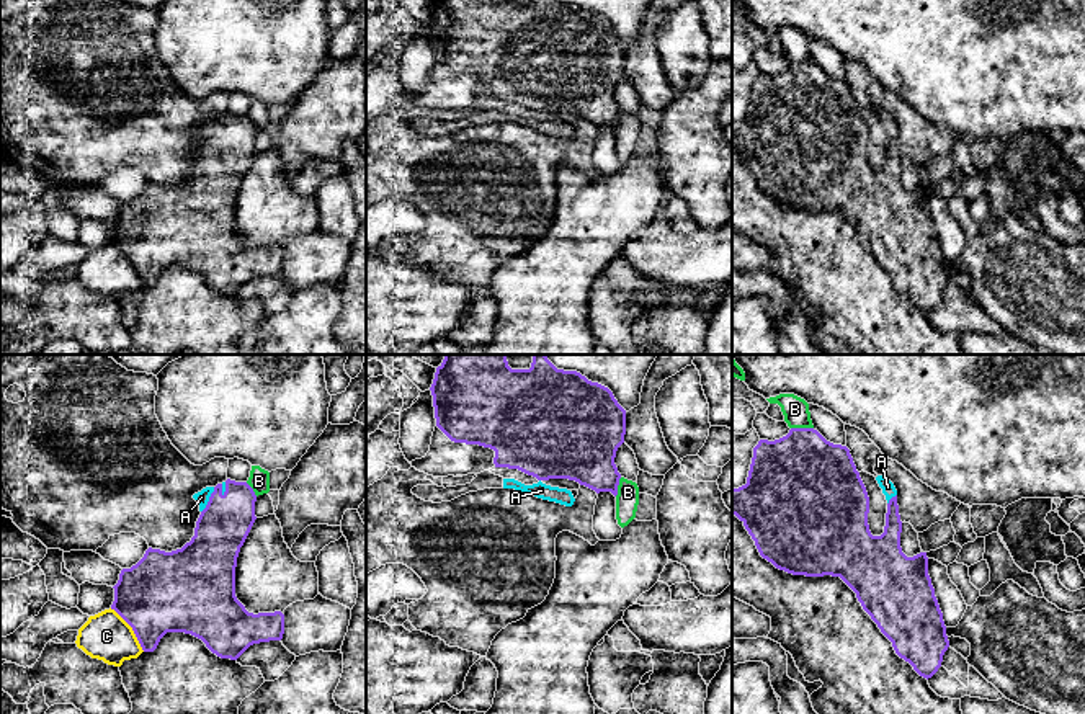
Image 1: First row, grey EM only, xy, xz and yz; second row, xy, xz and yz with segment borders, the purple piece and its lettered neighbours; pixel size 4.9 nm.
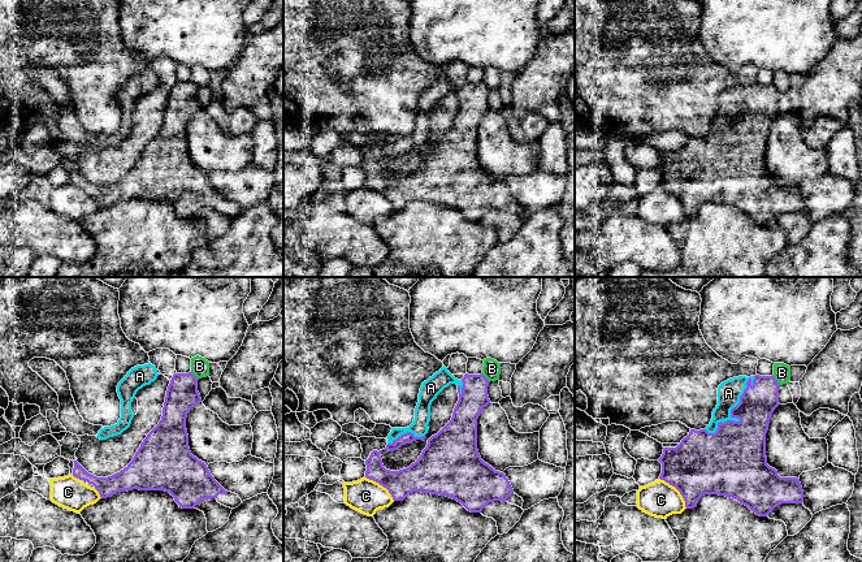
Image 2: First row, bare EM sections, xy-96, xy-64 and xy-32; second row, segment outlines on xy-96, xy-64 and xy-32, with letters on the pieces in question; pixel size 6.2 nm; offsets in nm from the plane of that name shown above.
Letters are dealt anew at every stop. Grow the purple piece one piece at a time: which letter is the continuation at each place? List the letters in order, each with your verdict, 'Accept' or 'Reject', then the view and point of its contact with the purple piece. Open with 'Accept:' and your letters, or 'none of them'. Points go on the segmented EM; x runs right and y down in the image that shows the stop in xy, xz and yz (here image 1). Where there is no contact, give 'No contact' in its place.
Accept: A
A: Accept. Touches purple at xy (209, 500)
B: Reject. Touches purple at yz (803, 428)
C: Reject. Touches purple at xy (133, 629)

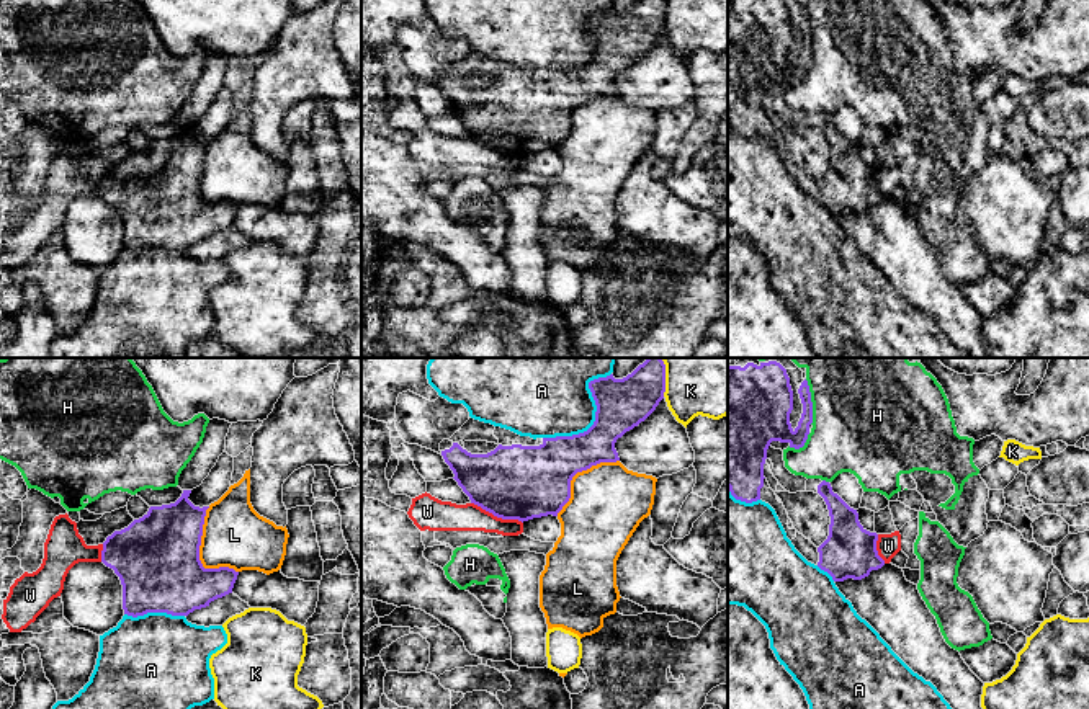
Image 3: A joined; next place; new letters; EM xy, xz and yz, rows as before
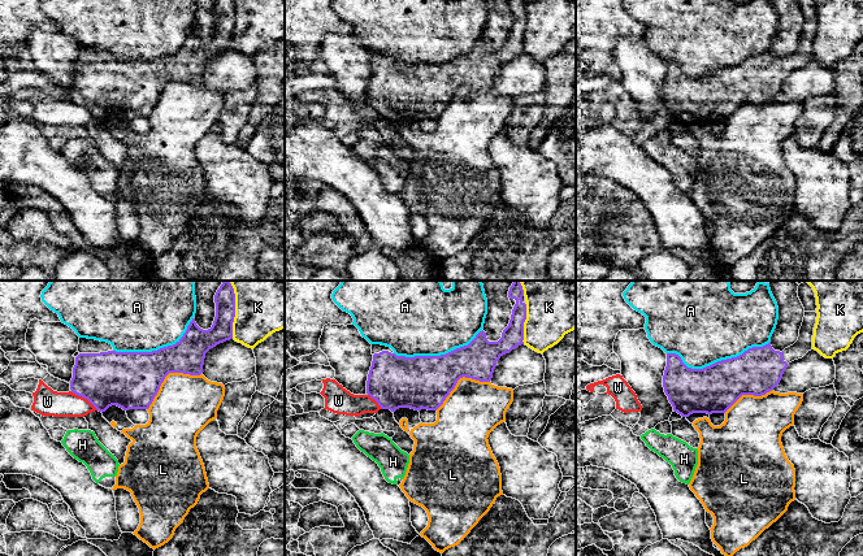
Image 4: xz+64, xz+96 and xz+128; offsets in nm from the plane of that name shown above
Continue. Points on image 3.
Accept: none of them
A: Reject. Touches purple at xz (596, 417)
H: Reject. Touches purple at yz (811, 402)
K: Reject. Touches purple at xz (664, 378)
L: Reject. Touches purple at xy (198, 554)
W: Reject. Touches purple at xz (497, 517)

